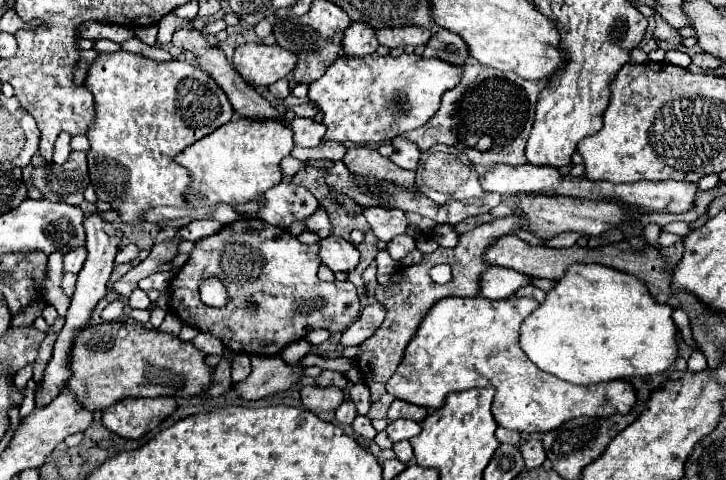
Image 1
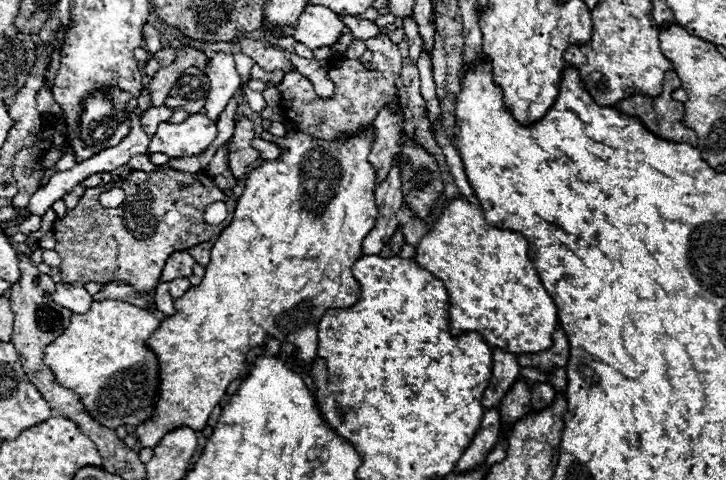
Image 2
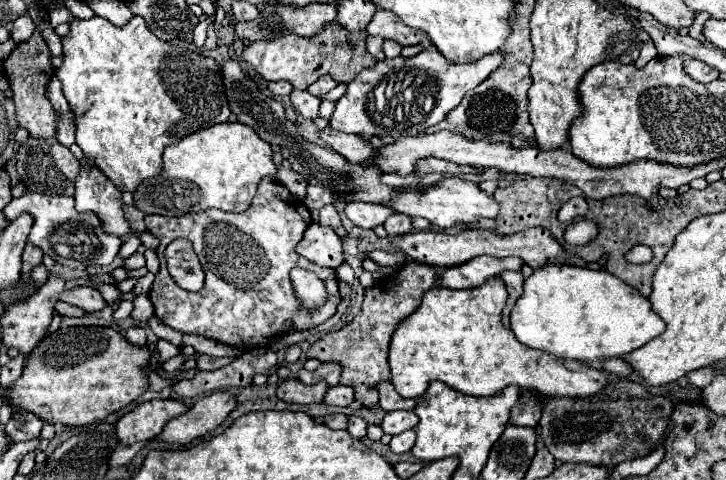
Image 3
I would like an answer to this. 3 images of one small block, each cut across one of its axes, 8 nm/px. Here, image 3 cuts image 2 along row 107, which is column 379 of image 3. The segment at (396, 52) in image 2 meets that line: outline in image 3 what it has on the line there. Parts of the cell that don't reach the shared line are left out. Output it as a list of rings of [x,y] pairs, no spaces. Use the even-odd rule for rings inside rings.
[[[408,260],[402,268],[396,270],[394,280],[392,274],[380,280],[376,286],[366,288],[364,304],[358,316],[348,322],[344,328],[334,330],[332,334],[324,334],[318,338],[306,352],[306,358],[318,358],[320,362],[336,362],[342,366],[340,384],[352,386],[356,390],[354,398],[364,406],[378,404],[378,384],[390,380],[390,366],[388,366],[388,350],[390,338],[396,326],[406,320],[422,302],[424,292],[438,286],[440,270],[436,266],[420,264],[416,260]]]

